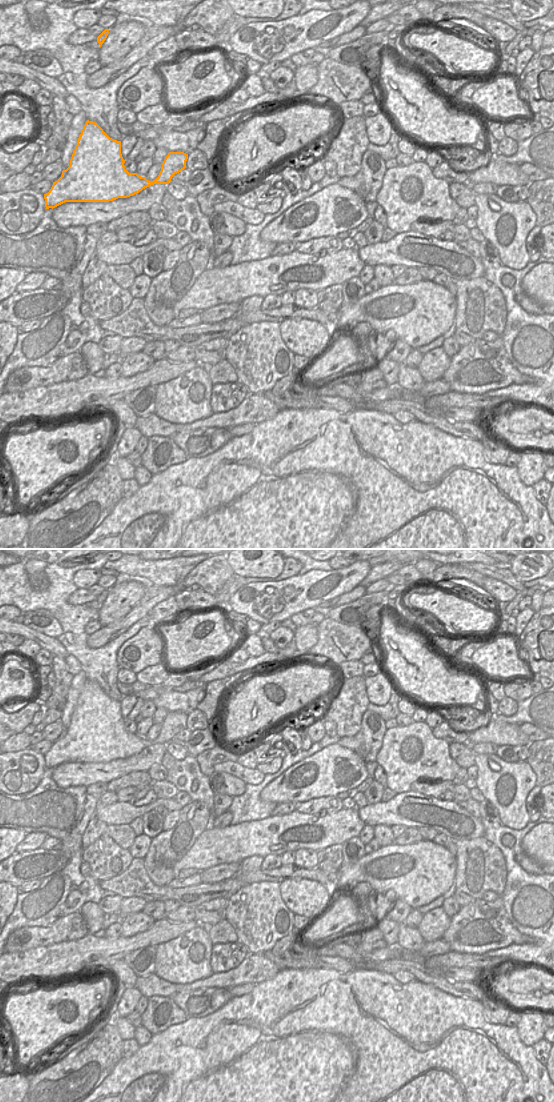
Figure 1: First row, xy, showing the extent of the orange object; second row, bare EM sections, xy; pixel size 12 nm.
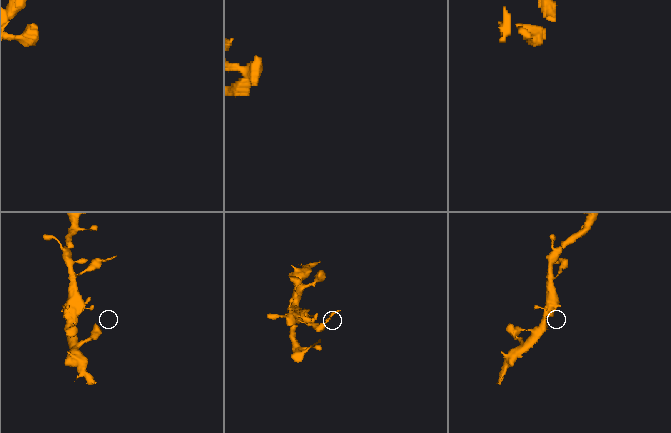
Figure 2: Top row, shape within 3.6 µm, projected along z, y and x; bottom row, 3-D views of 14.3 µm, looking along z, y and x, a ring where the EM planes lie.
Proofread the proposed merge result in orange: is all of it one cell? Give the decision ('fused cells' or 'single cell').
single cell

